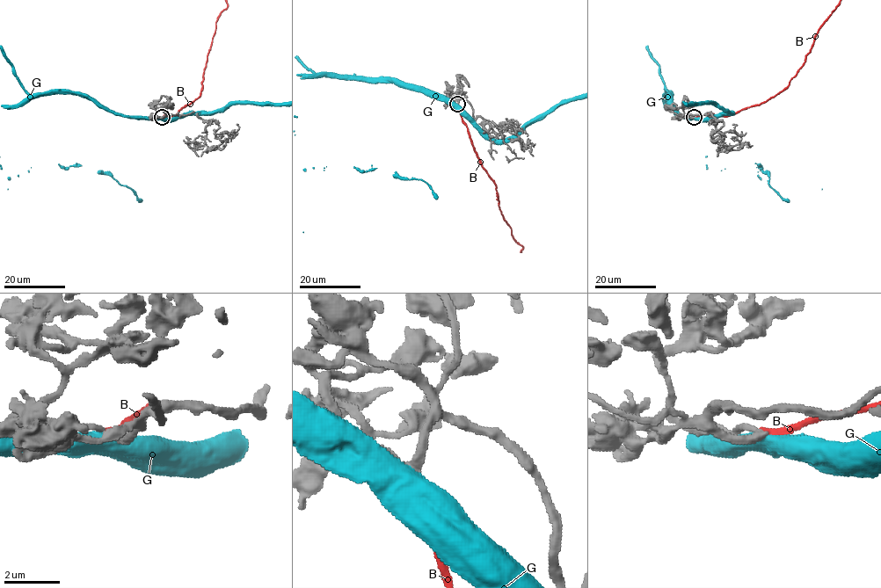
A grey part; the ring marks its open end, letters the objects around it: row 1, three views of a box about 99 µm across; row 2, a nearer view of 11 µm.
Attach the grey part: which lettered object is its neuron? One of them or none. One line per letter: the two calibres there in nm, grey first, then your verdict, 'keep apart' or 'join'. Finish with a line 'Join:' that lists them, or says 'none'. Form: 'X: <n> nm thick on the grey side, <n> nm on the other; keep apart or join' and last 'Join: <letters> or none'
B: 260 nm thick on the grey side, 280 nm on the other; join
G: 260 nm thick on the grey side, 700 nm on the other; keep apart
Join: B

